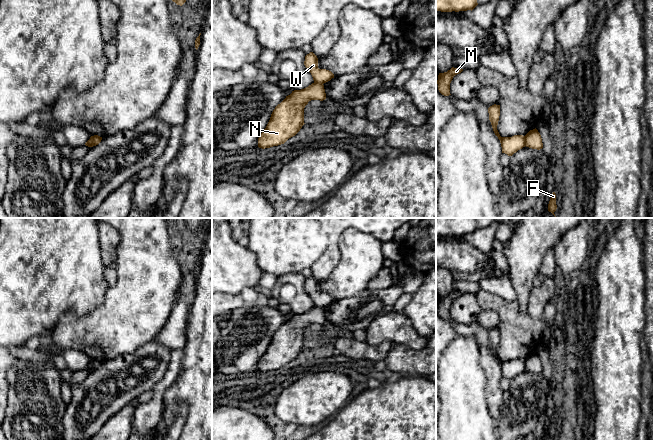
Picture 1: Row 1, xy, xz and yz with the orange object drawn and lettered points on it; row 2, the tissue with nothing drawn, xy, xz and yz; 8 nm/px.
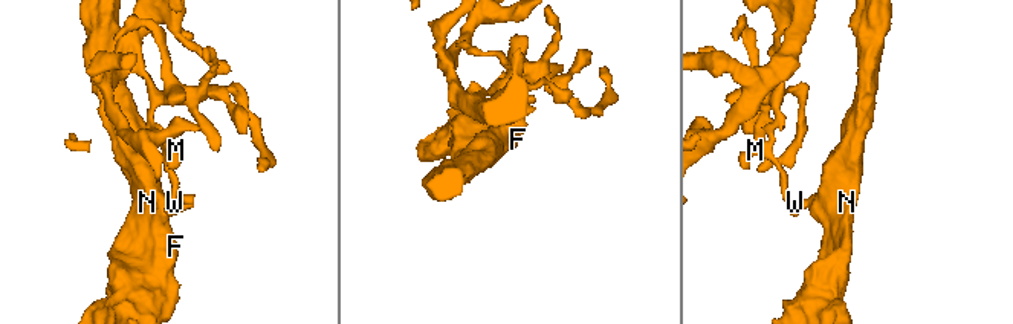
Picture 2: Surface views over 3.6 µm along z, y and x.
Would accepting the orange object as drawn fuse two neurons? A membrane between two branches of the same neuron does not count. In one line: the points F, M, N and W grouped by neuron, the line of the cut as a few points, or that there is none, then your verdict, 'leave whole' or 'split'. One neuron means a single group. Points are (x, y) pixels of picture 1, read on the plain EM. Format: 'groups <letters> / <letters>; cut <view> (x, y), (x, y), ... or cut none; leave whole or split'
groups F N / M W; cut yz (523, 360), (525, 369); split

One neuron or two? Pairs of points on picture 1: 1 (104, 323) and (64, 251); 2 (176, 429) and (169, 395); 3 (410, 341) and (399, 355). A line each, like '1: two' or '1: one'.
1: two
2: two
3: two

